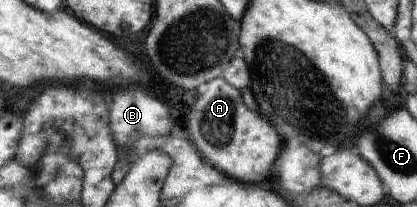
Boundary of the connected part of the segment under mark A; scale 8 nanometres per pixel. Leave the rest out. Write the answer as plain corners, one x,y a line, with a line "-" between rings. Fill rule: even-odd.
215,78
207,84
207,90
200,94
193,105
193,112
189,118
191,132
189,141
194,143
202,158
222,171
227,179
235,179
242,183
261,182
271,164
279,154
281,140
275,128
257,112
251,112
241,98
241,92
229,86
223,78

